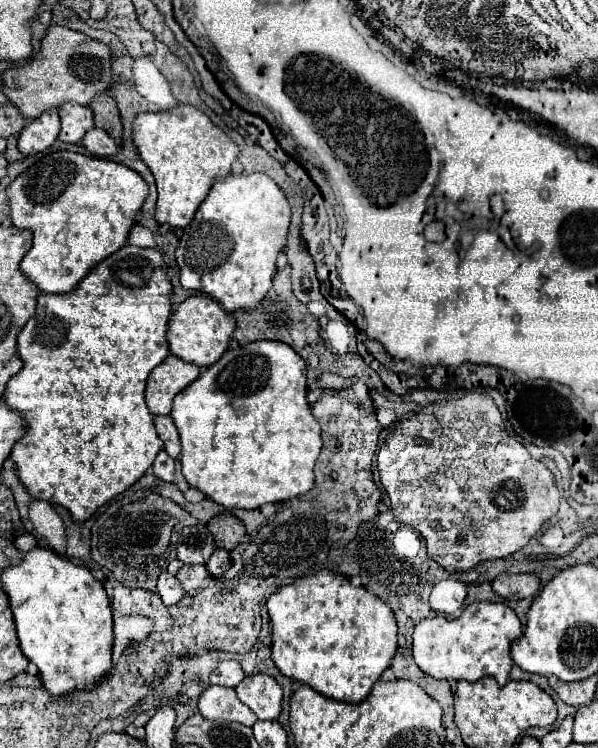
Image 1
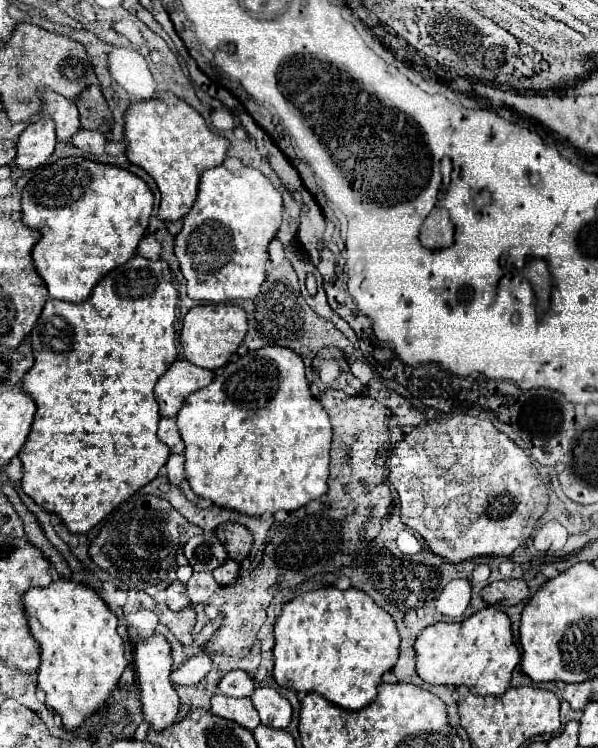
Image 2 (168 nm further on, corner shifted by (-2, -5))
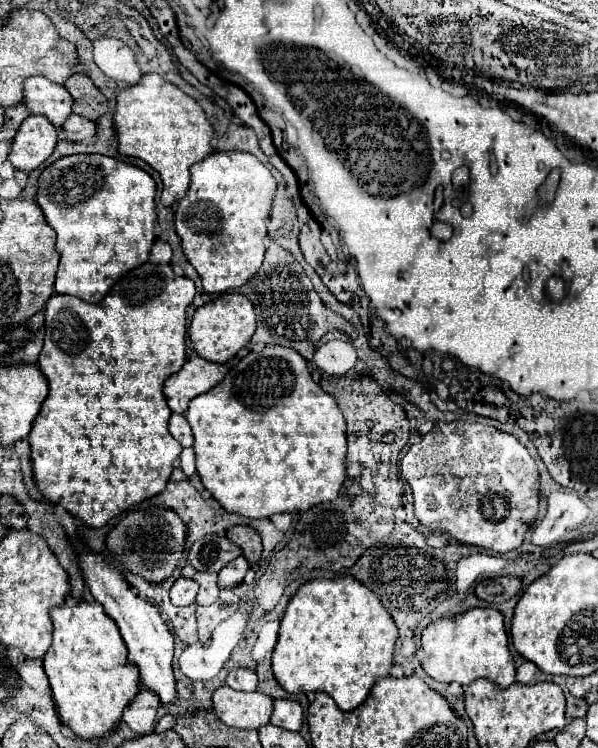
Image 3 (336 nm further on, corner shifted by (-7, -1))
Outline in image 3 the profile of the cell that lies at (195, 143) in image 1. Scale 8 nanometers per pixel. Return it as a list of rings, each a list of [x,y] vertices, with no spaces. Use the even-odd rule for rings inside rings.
[[[145,74],[139,84],[117,94],[115,130],[121,154],[141,158],[161,174],[163,206],[173,206],[187,194],[191,184],[191,164],[201,162],[213,152],[211,140],[215,130],[203,108],[175,84],[157,74]]]

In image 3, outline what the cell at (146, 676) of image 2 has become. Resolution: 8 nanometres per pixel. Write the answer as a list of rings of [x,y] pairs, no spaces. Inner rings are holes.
[[[83,548],[83,554],[79,554],[77,560],[79,560],[79,566],[83,570],[85,582],[89,584],[93,598],[99,604],[103,604],[105,612],[117,622],[121,636],[129,650],[129,660],[133,664],[137,664],[137,668],[139,668],[141,684],[145,688],[149,688],[153,694],[157,694],[163,704],[173,704],[177,700],[175,674],[173,674],[173,666],[171,666],[175,638],[173,638],[173,632],[169,630],[169,626],[163,622],[159,610],[153,604],[135,596],[133,590],[129,588],[129,584],[125,582],[125,578],[121,576],[121,570],[115,568],[113,564],[107,564],[107,560],[101,554],[95,554],[95,552]]]

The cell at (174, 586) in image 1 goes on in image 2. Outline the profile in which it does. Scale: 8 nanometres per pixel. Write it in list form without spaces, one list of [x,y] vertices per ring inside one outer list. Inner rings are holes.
[[[174,580],[168,588],[166,588],[166,604],[170,610],[184,610],[190,600],[188,600],[188,594],[186,594],[186,586],[178,580]]]

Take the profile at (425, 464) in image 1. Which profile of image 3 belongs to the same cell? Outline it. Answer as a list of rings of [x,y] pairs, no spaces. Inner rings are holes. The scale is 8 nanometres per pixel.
[[[439,422],[439,424],[435,424],[435,428],[431,432],[423,434],[419,442],[415,442],[413,446],[409,446],[405,450],[405,454],[401,458],[401,476],[409,482],[409,486],[413,490],[413,506],[415,506],[415,516],[417,516],[419,524],[429,532],[445,534],[449,538],[455,538],[461,544],[467,544],[467,546],[481,546],[481,548],[487,548],[495,554],[511,552],[511,550],[521,546],[525,532],[537,520],[537,512],[539,512],[539,470],[537,470],[537,464],[529,456],[529,450],[513,434],[495,430],[493,426],[485,426],[479,422]]]

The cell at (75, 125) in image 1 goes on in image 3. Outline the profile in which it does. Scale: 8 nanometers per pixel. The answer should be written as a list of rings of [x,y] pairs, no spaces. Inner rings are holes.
[[[45,76],[25,80],[25,106],[31,114],[47,116],[55,128],[61,128],[73,114],[73,98],[65,86],[59,86]]]

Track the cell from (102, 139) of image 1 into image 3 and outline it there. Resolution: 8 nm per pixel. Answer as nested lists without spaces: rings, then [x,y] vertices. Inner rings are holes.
[[[77,114],[69,116],[67,124],[63,124],[63,130],[67,132],[69,142],[83,142],[83,140],[89,140],[89,138],[93,138],[97,134],[95,122],[85,120],[85,118],[77,116]]]

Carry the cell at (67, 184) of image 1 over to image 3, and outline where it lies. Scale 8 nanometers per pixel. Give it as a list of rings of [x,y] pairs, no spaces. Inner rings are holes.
[[[73,154],[73,156],[65,156],[65,158],[53,162],[51,166],[47,166],[41,172],[41,176],[39,176],[39,190],[37,190],[37,204],[43,210],[49,226],[57,232],[57,244],[55,244],[55,248],[57,248],[57,252],[61,256],[59,268],[57,268],[57,278],[55,278],[55,292],[57,294],[71,294],[71,296],[83,298],[85,302],[99,302],[109,292],[109,288],[115,284],[115,280],[119,276],[123,276],[125,272],[129,272],[133,266],[141,266],[141,264],[147,262],[151,244],[155,242],[155,224],[157,224],[155,192],[157,192],[157,184],[155,184],[155,180],[145,170],[141,170],[141,168],[137,168],[133,164],[127,164],[123,160],[115,160],[115,158],[101,156],[101,154]]]

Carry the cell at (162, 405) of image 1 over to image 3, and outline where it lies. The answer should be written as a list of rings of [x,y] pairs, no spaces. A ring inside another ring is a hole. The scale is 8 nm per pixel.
[[[199,356],[187,360],[179,372],[171,374],[165,380],[163,392],[169,408],[177,414],[183,414],[187,410],[189,400],[217,386],[227,374],[227,370],[229,368],[225,364],[215,364]]]

